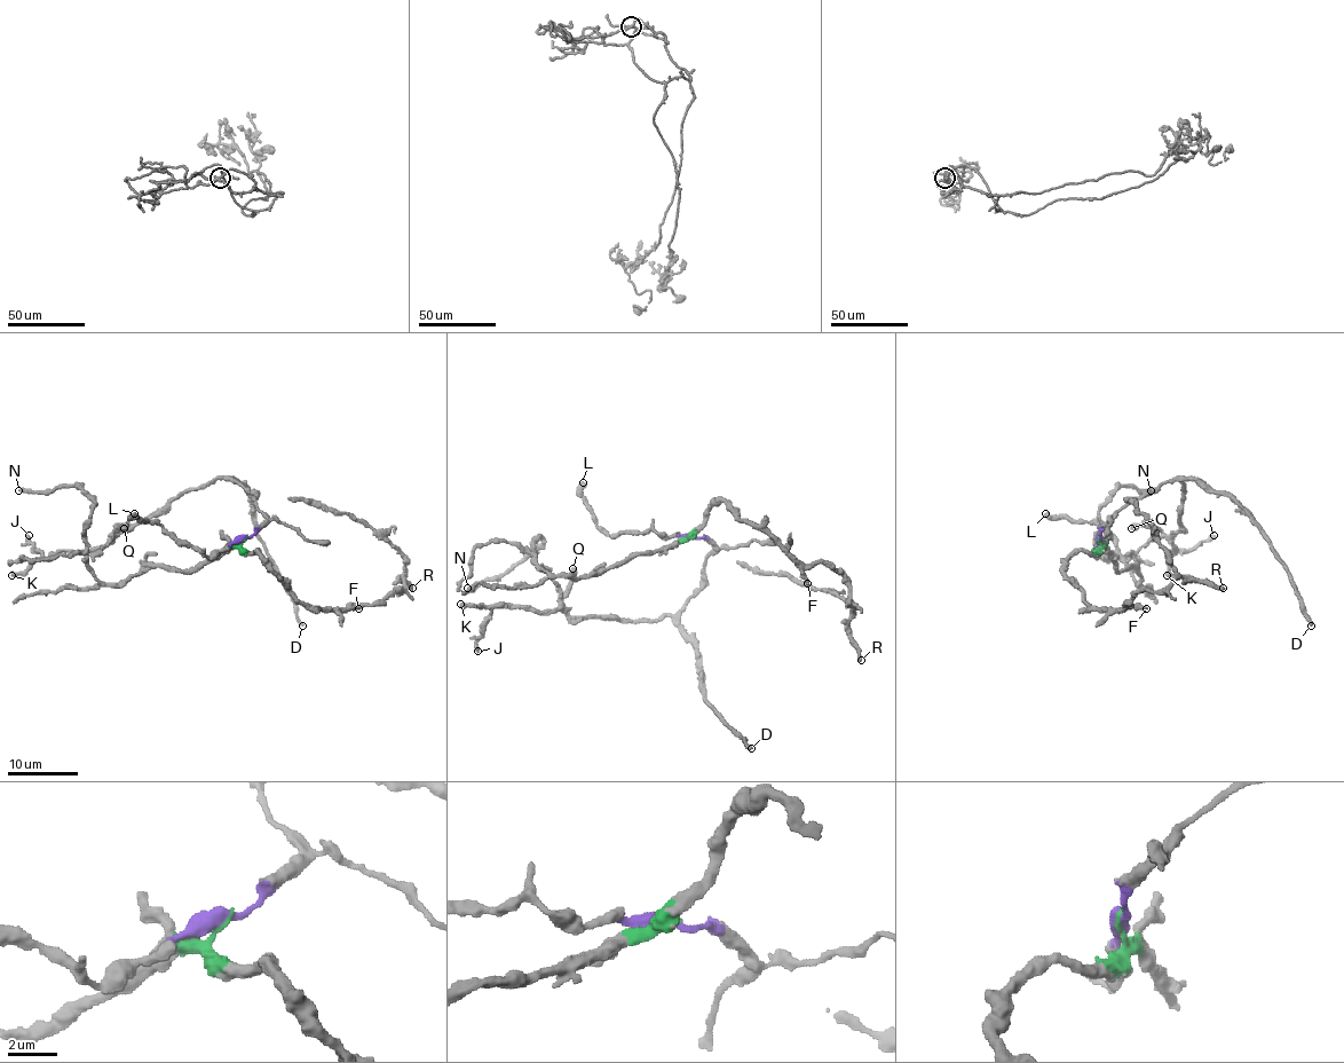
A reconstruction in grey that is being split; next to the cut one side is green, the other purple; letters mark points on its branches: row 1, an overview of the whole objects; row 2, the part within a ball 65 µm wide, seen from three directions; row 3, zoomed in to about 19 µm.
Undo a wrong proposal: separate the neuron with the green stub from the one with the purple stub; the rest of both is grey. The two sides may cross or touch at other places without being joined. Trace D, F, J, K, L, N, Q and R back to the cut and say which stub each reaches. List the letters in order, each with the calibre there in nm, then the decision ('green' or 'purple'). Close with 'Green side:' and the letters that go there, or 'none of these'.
D: 280 nm thick; purple
F: 240 nm thick; green
J: 400 nm thick; purple
K: 480 nm thick; purple
L: 500 nm thick; purple
N: 460 nm thick; green
Q: 550 nm thick; purple
R: 300 nm thick; green
Green side: F, N, R

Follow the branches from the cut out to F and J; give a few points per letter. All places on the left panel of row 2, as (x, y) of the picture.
F: (245, 538), (242, 545), (246, 551), (255, 551), (301, 601), (358, 608)
J: (245, 538), (266, 518), (253, 495), (226, 479), (181, 491), (85, 551), (46, 558), (29, 535)

